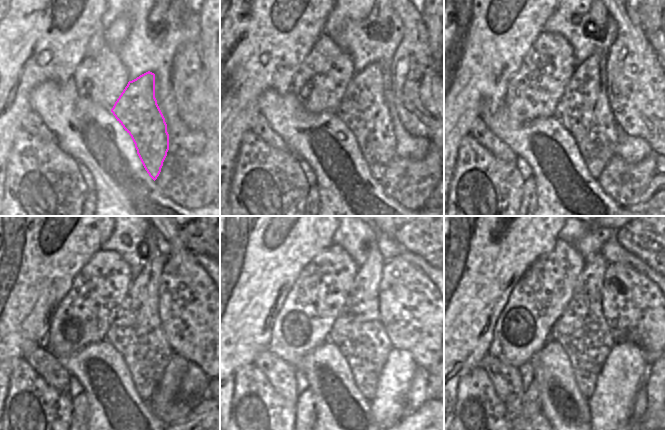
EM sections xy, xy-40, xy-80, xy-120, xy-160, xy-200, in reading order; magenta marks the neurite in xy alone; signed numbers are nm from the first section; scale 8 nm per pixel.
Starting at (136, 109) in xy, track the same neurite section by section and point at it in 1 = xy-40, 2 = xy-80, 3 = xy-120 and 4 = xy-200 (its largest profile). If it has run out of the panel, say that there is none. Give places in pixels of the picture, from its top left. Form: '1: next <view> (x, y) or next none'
1: next xy-40 (363, 108)
2: next xy-80 (584, 110)
3: next xy-120 (136, 332)
4: next xy-200 (582, 331)

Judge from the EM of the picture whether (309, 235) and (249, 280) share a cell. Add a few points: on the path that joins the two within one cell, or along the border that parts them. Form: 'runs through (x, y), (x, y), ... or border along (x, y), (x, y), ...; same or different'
runs through (294, 235), (264, 265); same

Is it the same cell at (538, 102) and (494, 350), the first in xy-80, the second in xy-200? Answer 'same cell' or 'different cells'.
same cell

